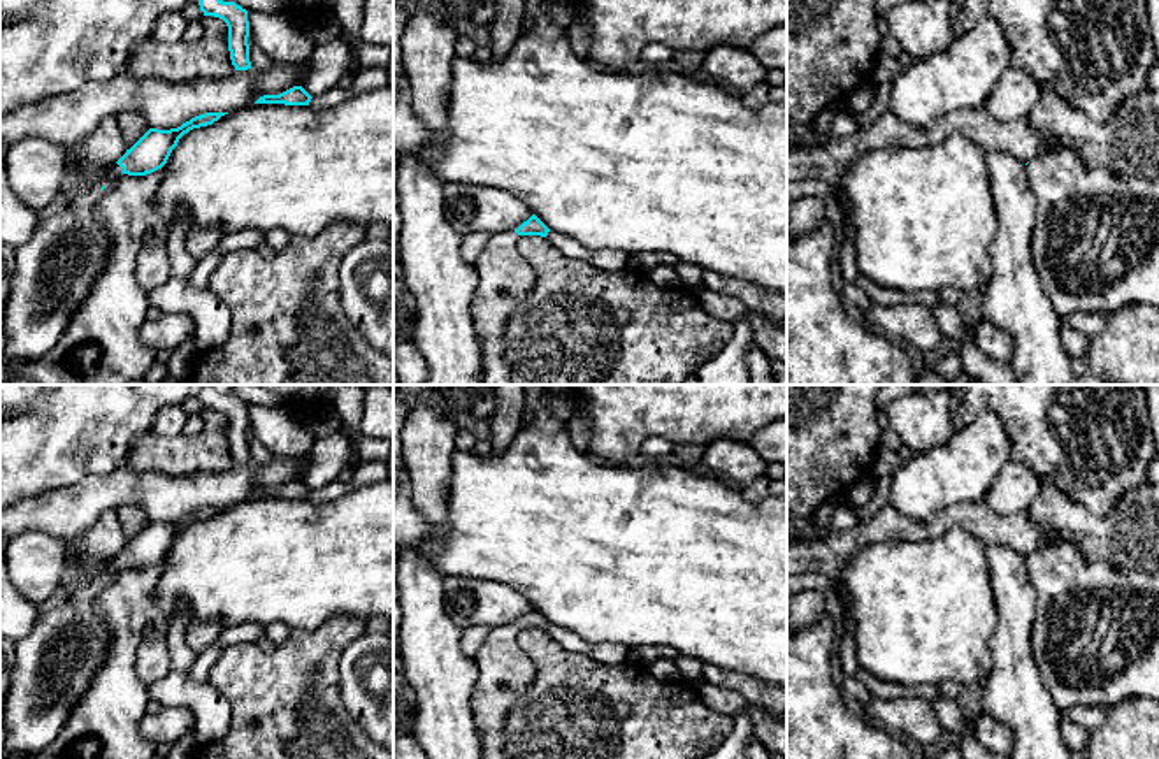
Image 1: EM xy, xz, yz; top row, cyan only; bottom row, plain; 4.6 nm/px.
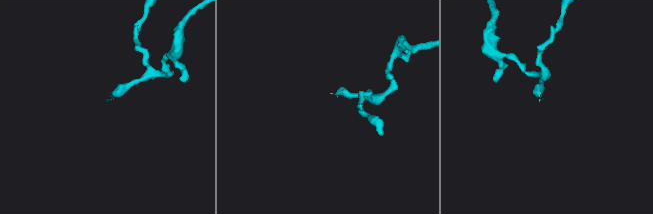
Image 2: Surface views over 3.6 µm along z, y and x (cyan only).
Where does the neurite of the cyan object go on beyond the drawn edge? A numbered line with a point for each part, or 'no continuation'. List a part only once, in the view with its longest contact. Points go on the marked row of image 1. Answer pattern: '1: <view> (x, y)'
1: xy (55, 269)

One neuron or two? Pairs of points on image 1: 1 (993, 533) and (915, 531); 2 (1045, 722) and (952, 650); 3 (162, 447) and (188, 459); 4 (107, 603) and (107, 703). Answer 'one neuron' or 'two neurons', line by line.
1: one neuron
2: two neurons
3: one neuron
4: one neuron

